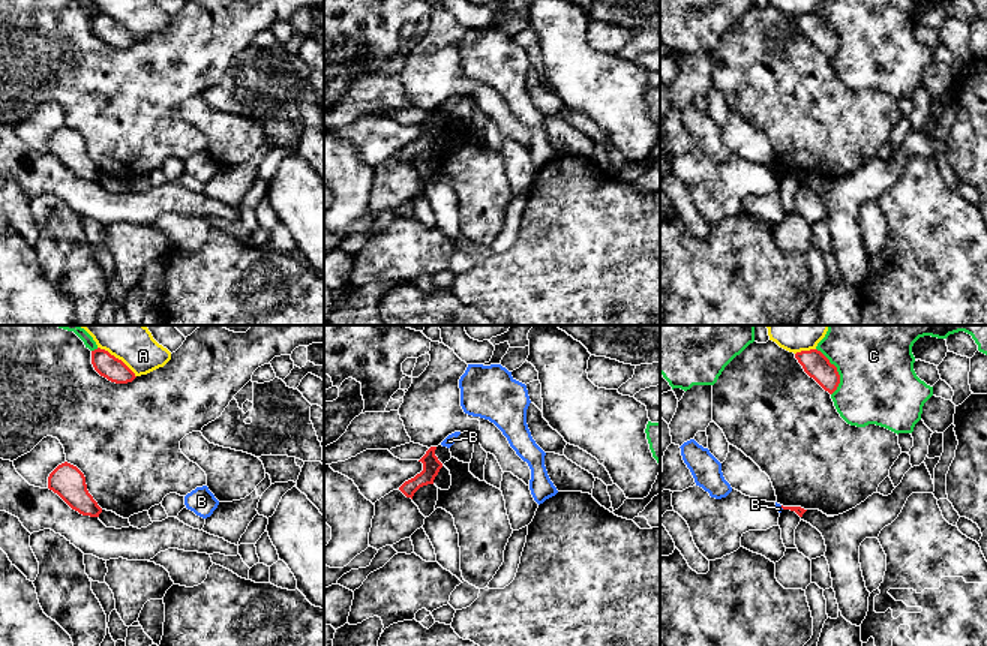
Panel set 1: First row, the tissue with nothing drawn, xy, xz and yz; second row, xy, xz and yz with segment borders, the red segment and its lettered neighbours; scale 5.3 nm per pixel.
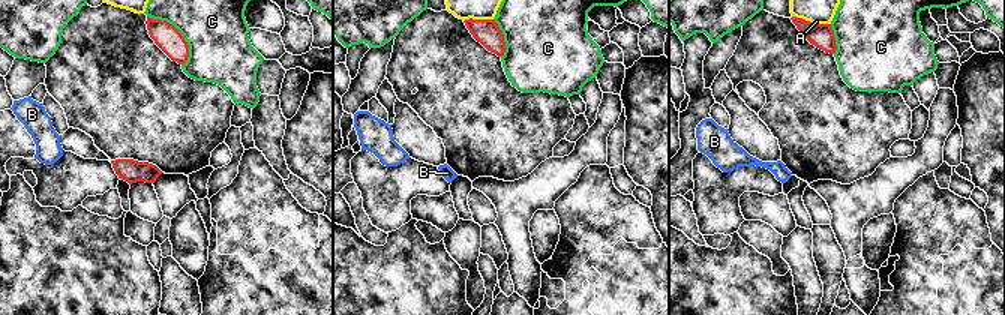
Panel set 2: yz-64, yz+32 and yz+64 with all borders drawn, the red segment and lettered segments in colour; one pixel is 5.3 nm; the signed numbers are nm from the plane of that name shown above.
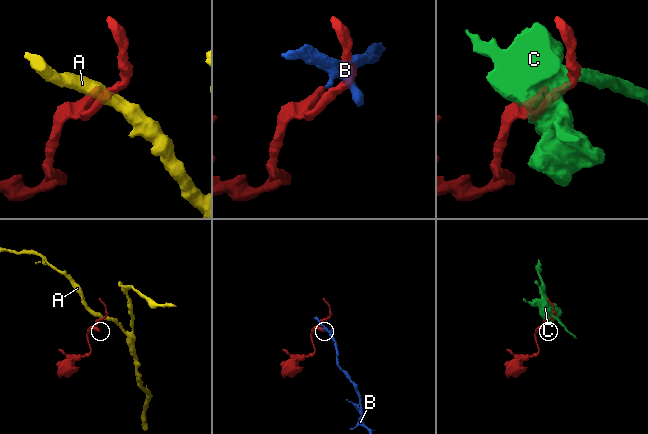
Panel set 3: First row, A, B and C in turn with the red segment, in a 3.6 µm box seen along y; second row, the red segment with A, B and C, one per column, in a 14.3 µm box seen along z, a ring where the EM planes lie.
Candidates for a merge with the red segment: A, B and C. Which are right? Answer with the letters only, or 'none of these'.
none of these

